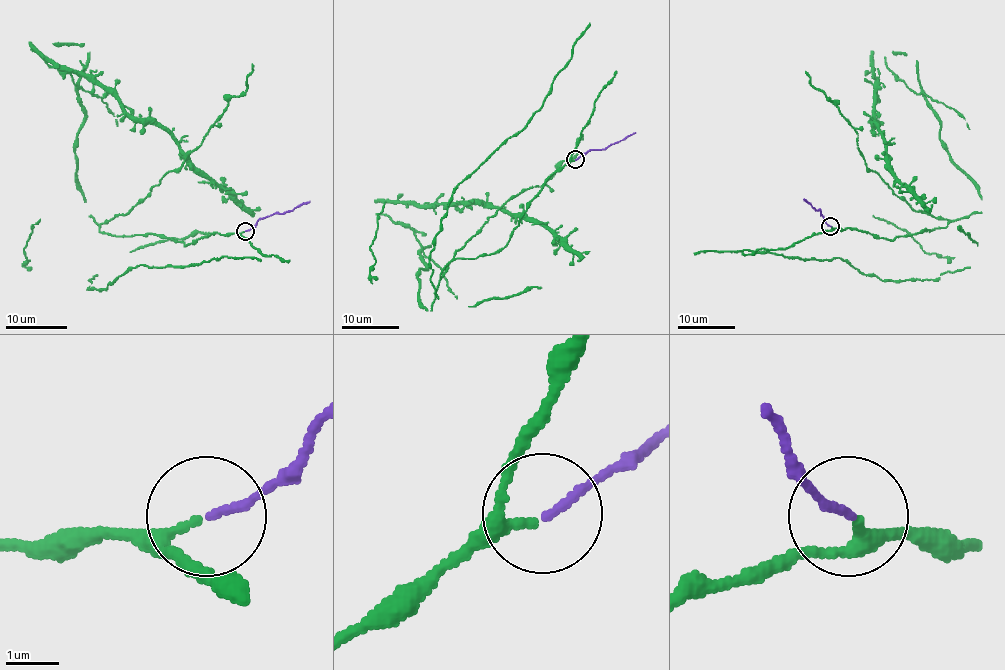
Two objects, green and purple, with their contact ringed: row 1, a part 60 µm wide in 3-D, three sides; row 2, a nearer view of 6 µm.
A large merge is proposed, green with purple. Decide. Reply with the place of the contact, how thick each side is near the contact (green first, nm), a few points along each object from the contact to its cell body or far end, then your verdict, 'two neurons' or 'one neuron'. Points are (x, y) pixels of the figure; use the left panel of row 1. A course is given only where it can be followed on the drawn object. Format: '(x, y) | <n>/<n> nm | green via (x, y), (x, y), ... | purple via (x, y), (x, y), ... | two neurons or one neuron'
(245, 231) | 150/140 nm | green via (244, 231), (187, 244), (101, 232), (189, 158), (33, 48), (79, 89), (85, 201) | purple via (244, 231), (261, 218), (284, 214), (309, 201) | one neuron

